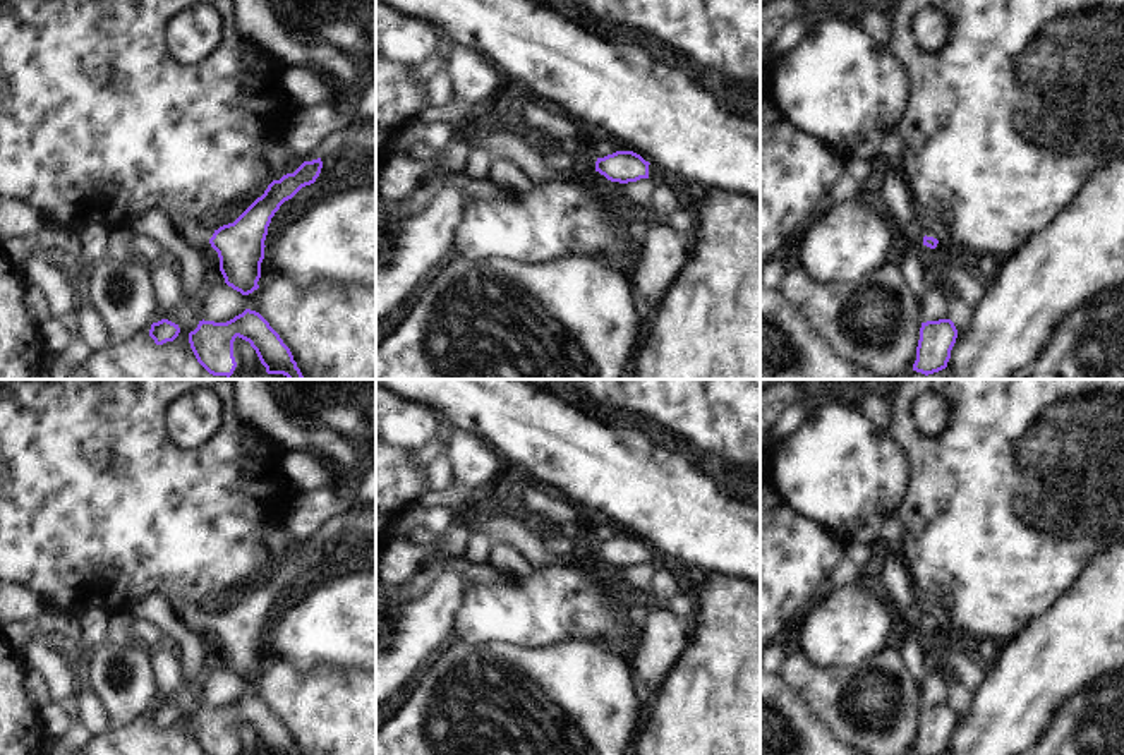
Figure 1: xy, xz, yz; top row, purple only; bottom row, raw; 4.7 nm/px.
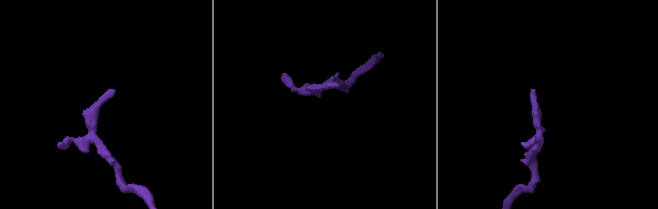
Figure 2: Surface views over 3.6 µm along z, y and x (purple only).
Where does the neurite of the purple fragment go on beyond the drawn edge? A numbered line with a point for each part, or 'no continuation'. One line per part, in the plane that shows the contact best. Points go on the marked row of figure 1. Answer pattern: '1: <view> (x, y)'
1: xy (187, 229)

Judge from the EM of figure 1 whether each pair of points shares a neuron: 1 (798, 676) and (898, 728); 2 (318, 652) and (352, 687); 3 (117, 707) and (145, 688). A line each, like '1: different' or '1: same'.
1: same
2: different
3: same

